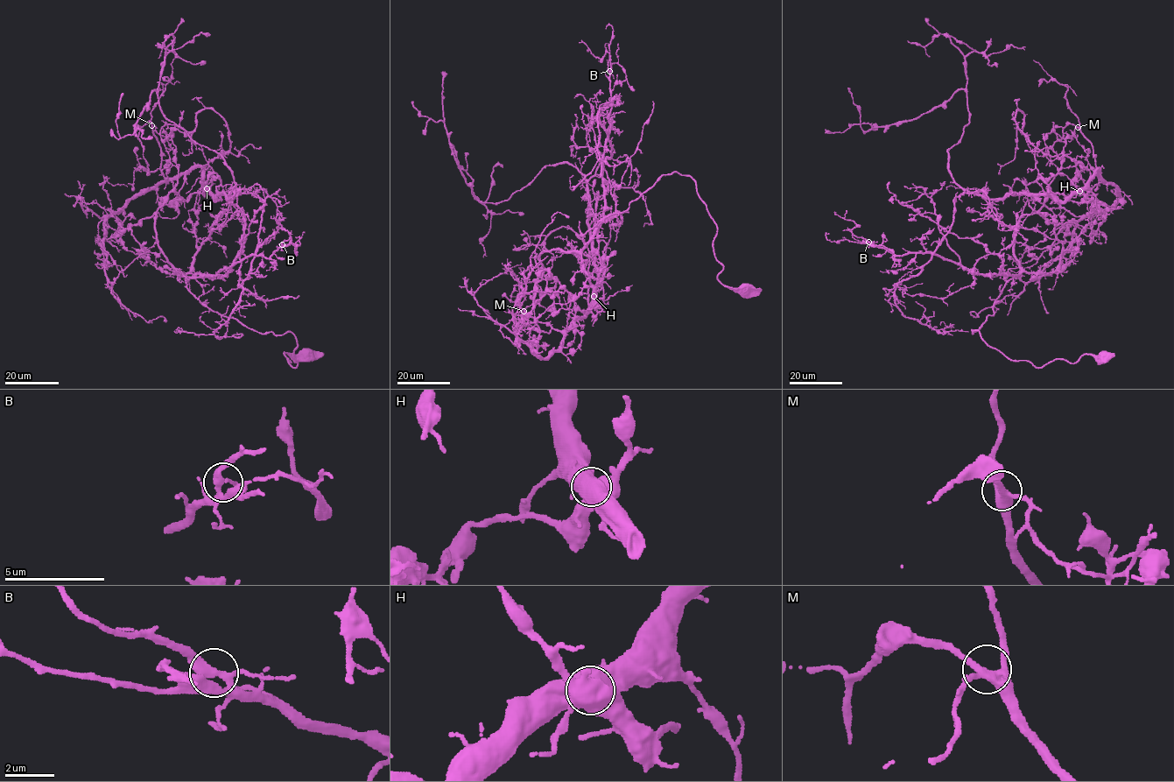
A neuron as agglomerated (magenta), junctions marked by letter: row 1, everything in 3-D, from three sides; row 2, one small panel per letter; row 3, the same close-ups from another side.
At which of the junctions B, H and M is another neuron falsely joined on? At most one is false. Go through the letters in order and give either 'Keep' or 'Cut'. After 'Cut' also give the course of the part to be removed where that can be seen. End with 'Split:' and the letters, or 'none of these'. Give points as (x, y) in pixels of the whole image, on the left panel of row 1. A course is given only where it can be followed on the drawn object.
B: Keep
H: Cut. Course of the part to remove: (207, 188), (214, 200), (238, 193), (225, 159), (165, 117), (155, 90), (135, 132), (120, 137), (123, 93)
M: Keep
Split: H

